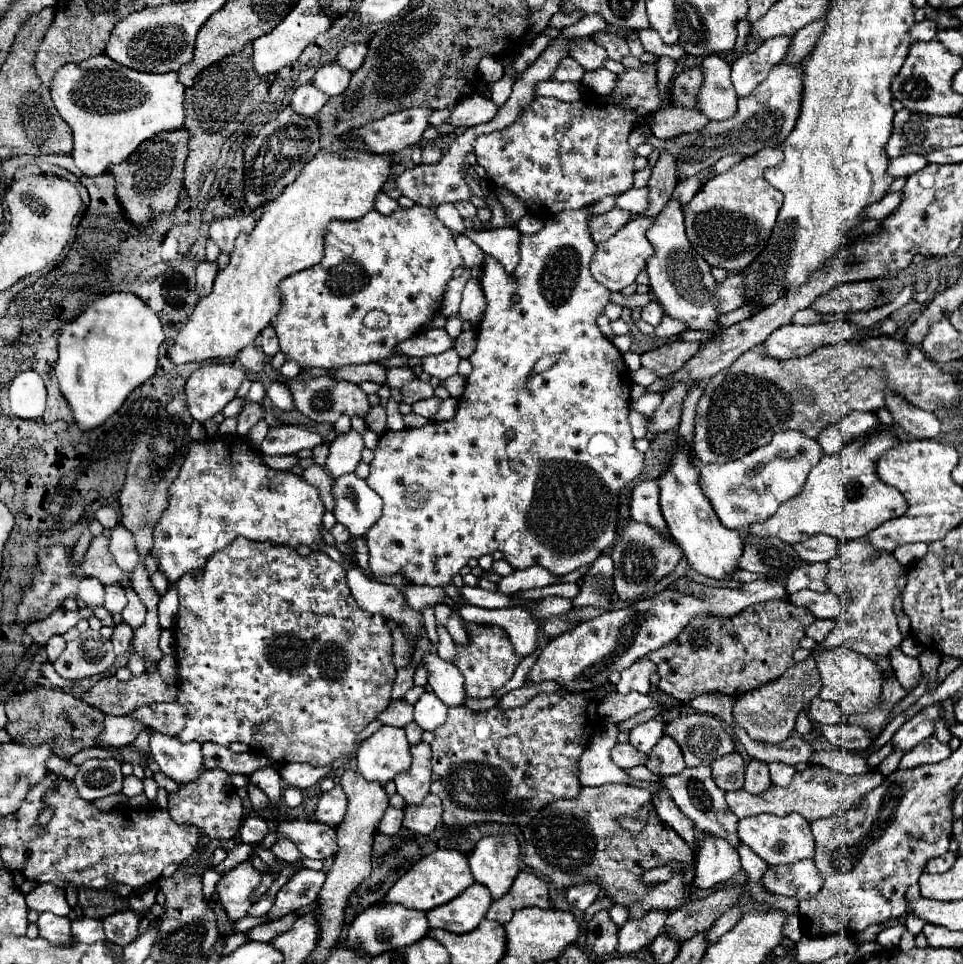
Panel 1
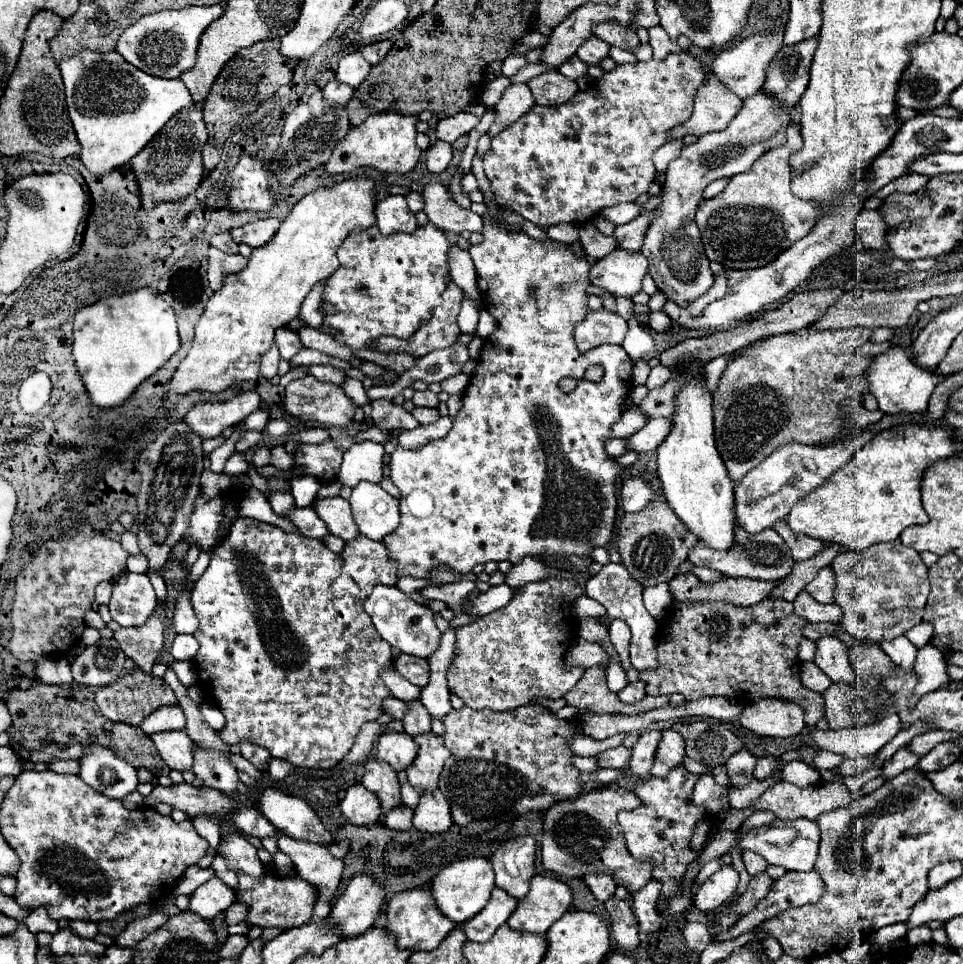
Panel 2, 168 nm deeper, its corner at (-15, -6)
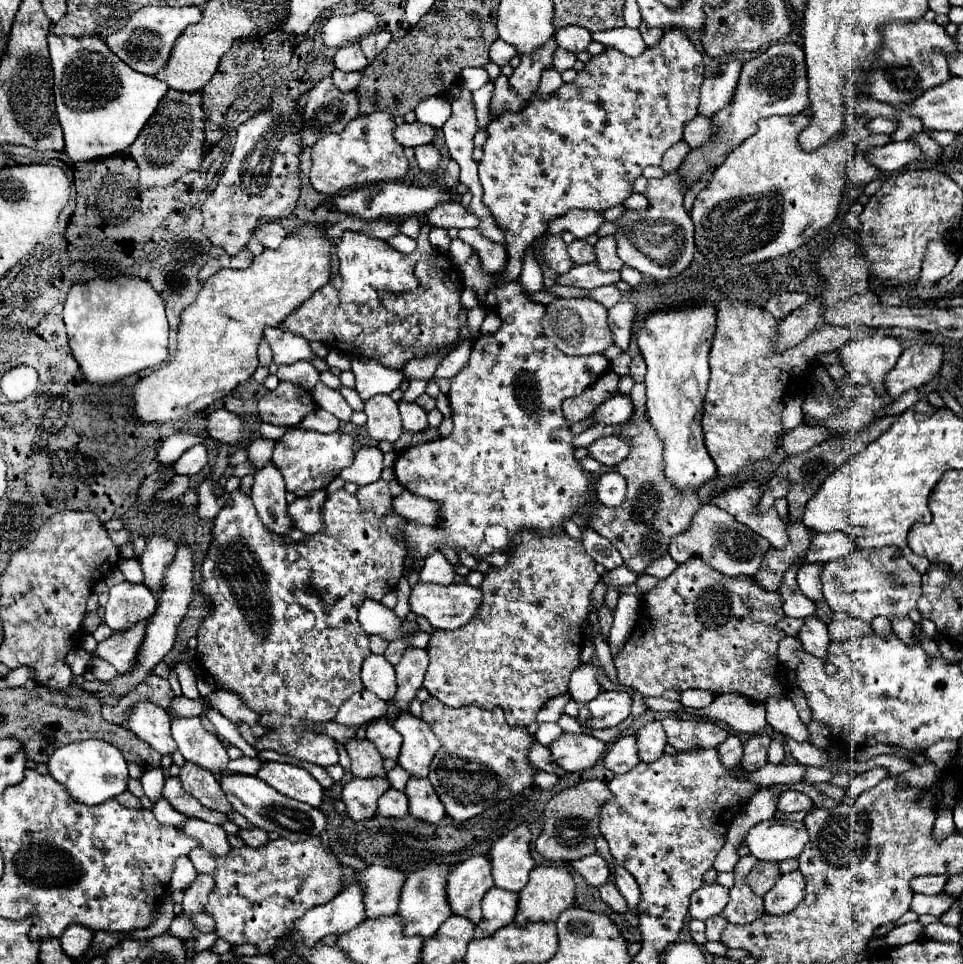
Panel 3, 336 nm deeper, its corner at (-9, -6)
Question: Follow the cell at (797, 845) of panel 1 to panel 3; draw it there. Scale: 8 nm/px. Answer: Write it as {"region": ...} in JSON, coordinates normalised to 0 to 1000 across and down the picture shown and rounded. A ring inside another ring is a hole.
{"region":[[[808,849],[787,853],[773,869],[779,886],[787,892],[818,892],[829,890],[839,873],[835,853],[812,853]]]}

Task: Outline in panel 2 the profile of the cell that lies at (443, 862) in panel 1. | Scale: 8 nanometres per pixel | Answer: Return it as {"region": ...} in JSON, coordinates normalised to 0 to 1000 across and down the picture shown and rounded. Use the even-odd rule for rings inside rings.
{"region":[[[488,888],[482,892],[476,892],[463,900],[459,900],[449,917],[447,917],[447,927],[453,936],[453,942],[465,950],[467,954],[471,954],[474,959],[488,954],[492,948],[496,948],[505,936],[509,934],[509,925],[513,921],[513,902],[511,896],[505,890],[498,888]]]}

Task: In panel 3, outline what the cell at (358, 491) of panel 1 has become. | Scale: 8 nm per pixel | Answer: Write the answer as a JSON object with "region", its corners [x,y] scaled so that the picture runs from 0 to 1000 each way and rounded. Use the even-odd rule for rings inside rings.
{"region":[[[397,496],[390,498],[390,500],[384,502],[384,504],[376,504],[370,515],[372,515],[372,519],[374,519],[374,525],[376,525],[378,529],[388,529],[388,533],[390,533],[393,537],[401,535],[401,533],[405,531],[405,527],[407,527],[407,525],[405,525],[407,512],[405,512],[405,508],[403,508],[403,500],[399,500]]]}

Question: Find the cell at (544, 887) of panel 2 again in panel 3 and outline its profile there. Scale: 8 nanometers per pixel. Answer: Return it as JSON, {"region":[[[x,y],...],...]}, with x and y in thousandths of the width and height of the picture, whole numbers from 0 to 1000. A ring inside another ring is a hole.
{"region":[[[557,898],[546,921],[540,925],[536,959],[577,956],[579,950],[596,940],[596,913],[584,898]]]}

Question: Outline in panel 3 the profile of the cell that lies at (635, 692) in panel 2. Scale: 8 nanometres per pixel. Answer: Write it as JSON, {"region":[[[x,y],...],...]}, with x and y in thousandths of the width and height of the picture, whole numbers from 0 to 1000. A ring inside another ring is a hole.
{"region":[[[623,718],[609,732],[613,739],[613,747],[609,747],[609,753],[615,757],[629,757],[642,753],[654,743],[656,724],[648,718]]]}

